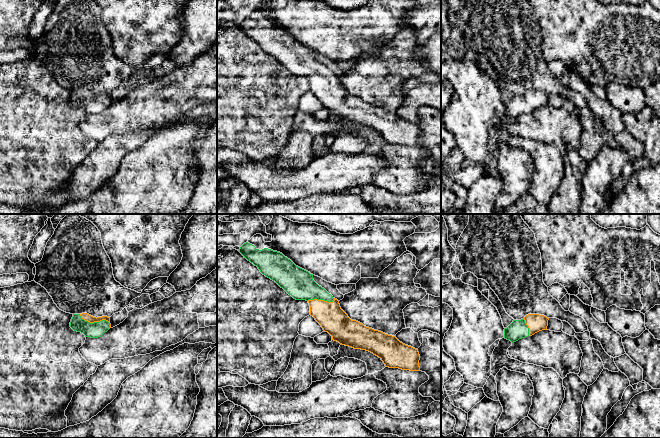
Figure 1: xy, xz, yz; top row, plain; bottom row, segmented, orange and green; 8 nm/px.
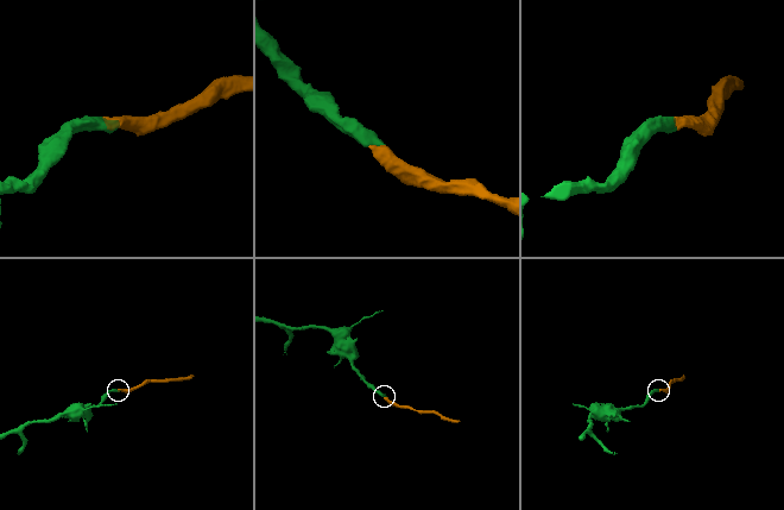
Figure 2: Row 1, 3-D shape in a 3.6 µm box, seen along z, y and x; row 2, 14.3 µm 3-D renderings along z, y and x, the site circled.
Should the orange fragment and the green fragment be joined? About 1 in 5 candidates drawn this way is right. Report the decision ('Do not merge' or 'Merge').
Merge

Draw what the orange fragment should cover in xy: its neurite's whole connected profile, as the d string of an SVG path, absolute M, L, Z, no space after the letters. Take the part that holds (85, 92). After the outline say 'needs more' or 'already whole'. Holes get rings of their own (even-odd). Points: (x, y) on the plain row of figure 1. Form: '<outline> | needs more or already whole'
M87 89L73 90L70 103L85 113L98 114L111 104L110 93L93 93Z | needs more

